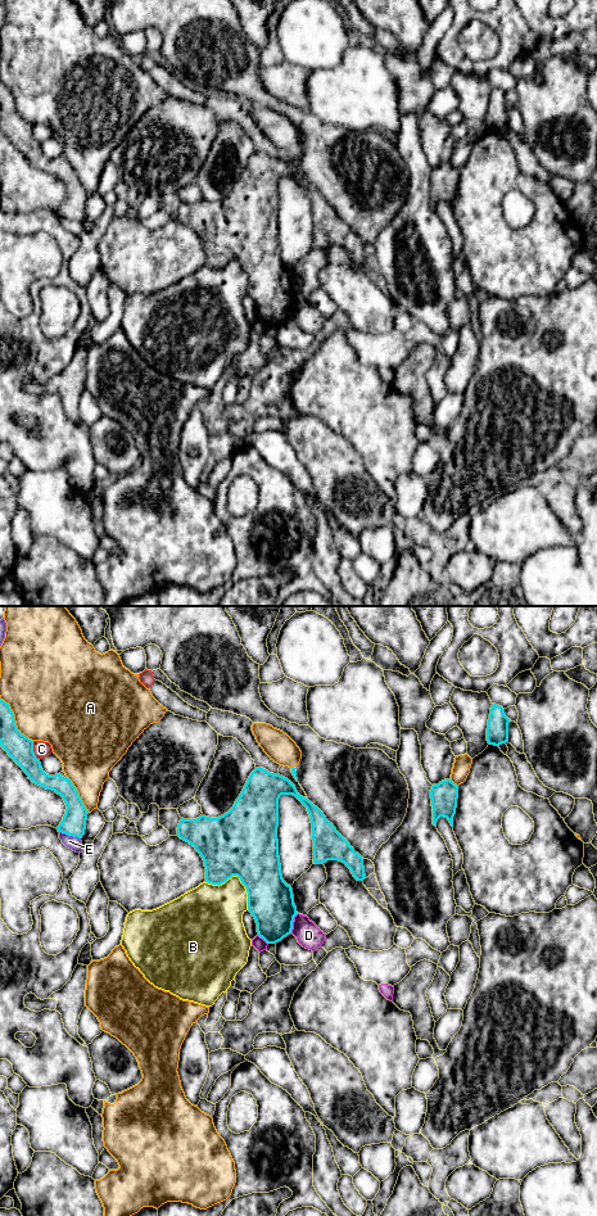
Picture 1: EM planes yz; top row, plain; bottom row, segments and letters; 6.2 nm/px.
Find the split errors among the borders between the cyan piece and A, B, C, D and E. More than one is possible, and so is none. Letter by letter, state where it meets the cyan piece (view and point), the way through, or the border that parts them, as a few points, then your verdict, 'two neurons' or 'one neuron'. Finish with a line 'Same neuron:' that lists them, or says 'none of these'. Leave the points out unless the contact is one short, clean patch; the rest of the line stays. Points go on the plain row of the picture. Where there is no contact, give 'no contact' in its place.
A: contact yz (14, 104); two neurons
B: contact yz (238, 260); two neurons
C: contact yz (32, 134); two neurons
D: contact yz (292, 307); way yz (270, 283), (292, 307), (308, 319); one neuron
E: contact yz (69, 218); two neurons
Same neuron: D

